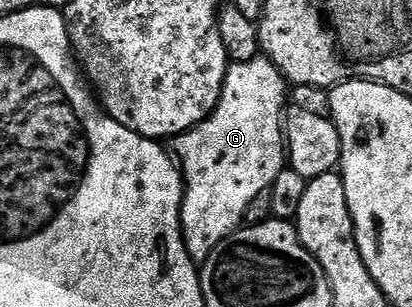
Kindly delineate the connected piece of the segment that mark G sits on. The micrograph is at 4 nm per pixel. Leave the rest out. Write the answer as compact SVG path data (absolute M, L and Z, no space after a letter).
M260 55L251 61L232 62L214 111L199 125L174 138L173 153L183 174L183 242L196 263L207 261L211 252L244 224L246 208L251 201L261 192L271 189L278 173L285 168L282 122L288 97L288 82L268 57Z

